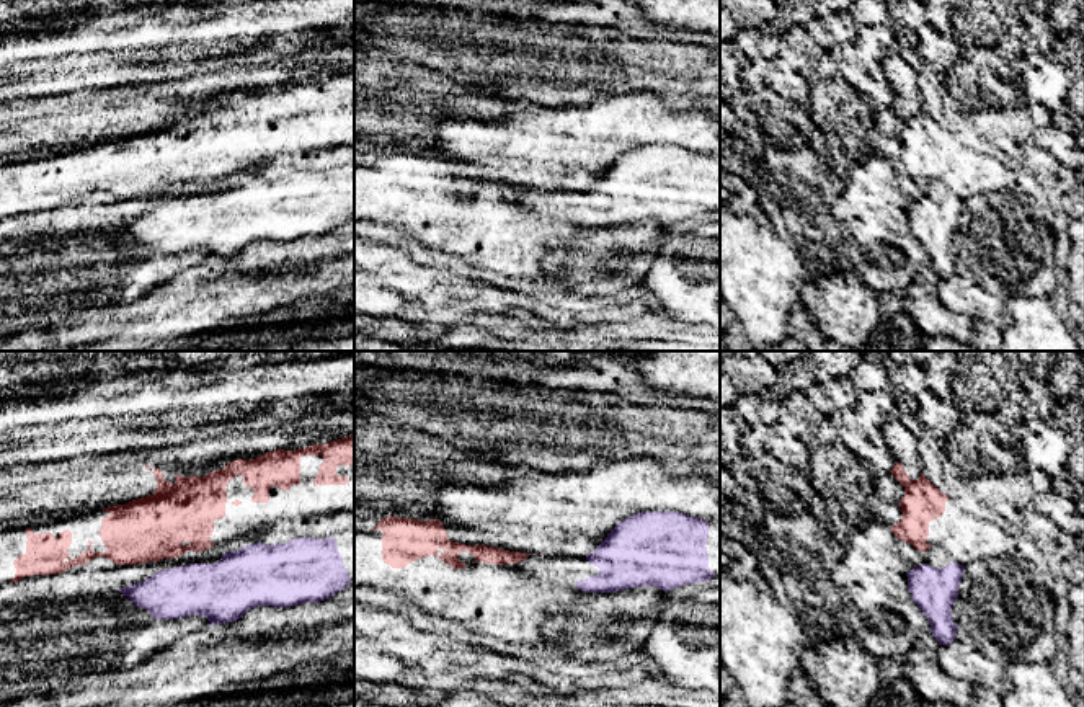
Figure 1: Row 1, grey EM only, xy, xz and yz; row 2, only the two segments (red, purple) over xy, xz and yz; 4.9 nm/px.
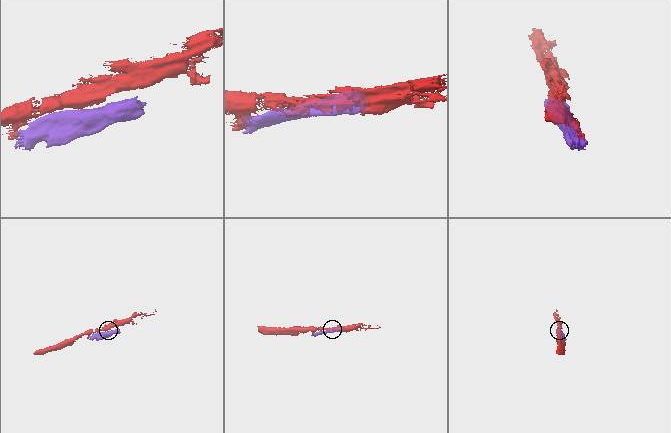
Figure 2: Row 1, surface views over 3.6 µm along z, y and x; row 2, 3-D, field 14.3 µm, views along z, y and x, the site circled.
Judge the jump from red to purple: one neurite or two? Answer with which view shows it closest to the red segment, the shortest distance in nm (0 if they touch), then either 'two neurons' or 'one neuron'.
nearest in xy; 50 nm apart; two neurons

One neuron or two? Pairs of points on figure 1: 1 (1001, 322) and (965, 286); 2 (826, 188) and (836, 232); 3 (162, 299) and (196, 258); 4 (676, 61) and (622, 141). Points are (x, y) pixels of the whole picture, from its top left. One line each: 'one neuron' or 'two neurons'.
1: one neuron
2: one neuron
3: two neurons
4: two neurons

